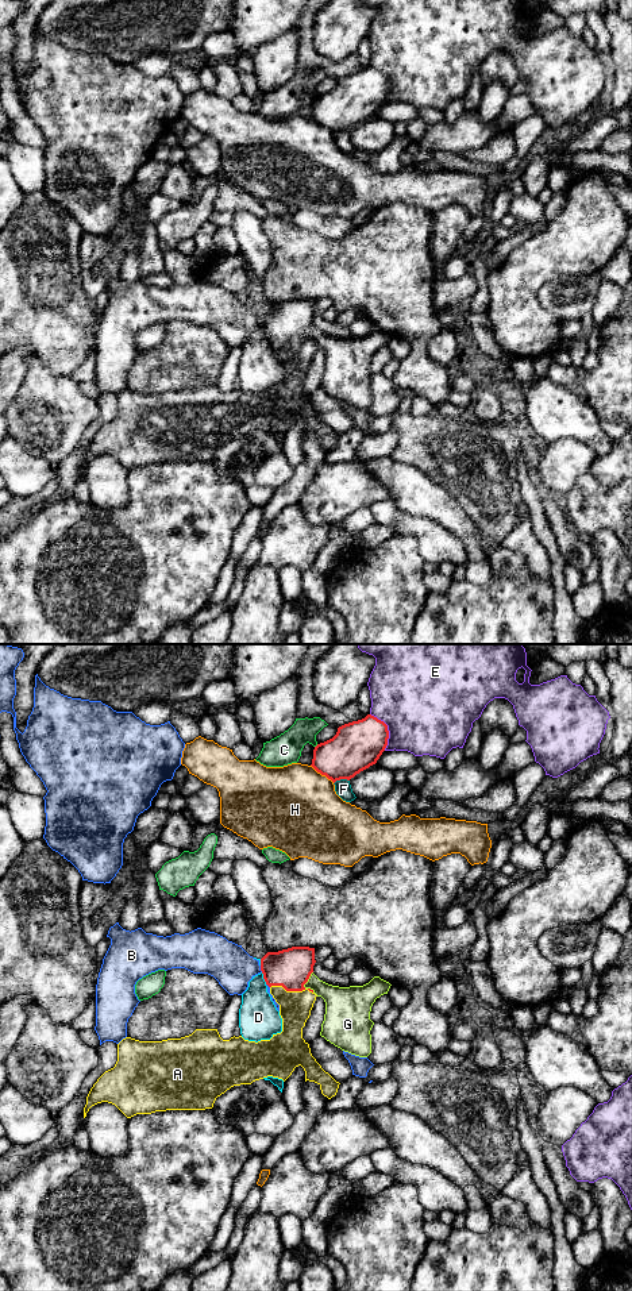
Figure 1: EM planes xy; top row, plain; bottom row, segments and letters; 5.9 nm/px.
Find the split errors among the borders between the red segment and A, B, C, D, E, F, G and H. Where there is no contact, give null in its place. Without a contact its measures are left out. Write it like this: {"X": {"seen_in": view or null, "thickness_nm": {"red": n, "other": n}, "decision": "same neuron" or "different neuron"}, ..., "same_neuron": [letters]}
{"A": {"seen_in": "xy", "thickness_nm": {"red": 240, "other": 190}, "decision": "same neuron"}, "B": {"seen_in": "xy", "thickness_nm": {"red": 240, "other": 240}, "decision": "different neuron"}, "C": {"seen_in": "xy", "thickness_nm": {"red": 280, "other": 180}, "decision": "different neuron"}, "D": {"seen_in": "xy", "thickness_nm": {"red": 240, "other": 240}, "decision": "different neuron"}, "E": {"seen_in": "xy", "thickness_nm": {"red": 280, "other": 480}, "decision": "different neuron"}, "F": {"seen_in": "xy", "thickness_nm": {"red": 280, "other": 100}, "decision": "different neuron"}, "G": {"seen_in": "xy", "thickness_nm": {"red": 240, "other": 190}, "decision": "different neuron"}, "H": {"seen_in": "xy", "thickness_nm": {"red": 280, "other": 480}, "decision": "different neuron"}, "same_neuron": ["A"]}

